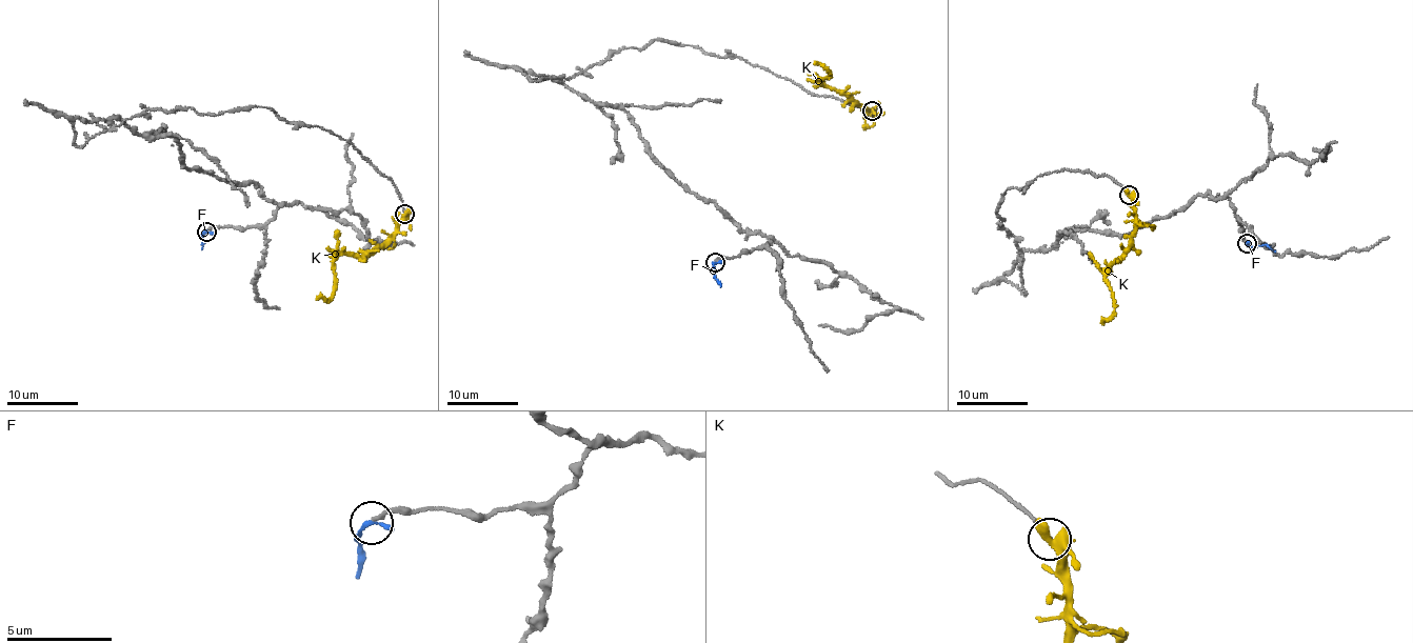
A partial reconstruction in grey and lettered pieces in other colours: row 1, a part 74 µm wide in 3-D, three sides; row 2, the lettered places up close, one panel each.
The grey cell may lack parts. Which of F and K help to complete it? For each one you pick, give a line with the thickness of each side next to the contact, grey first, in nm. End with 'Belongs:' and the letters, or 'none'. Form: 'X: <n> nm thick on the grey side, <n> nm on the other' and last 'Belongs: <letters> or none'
Belongs: none

